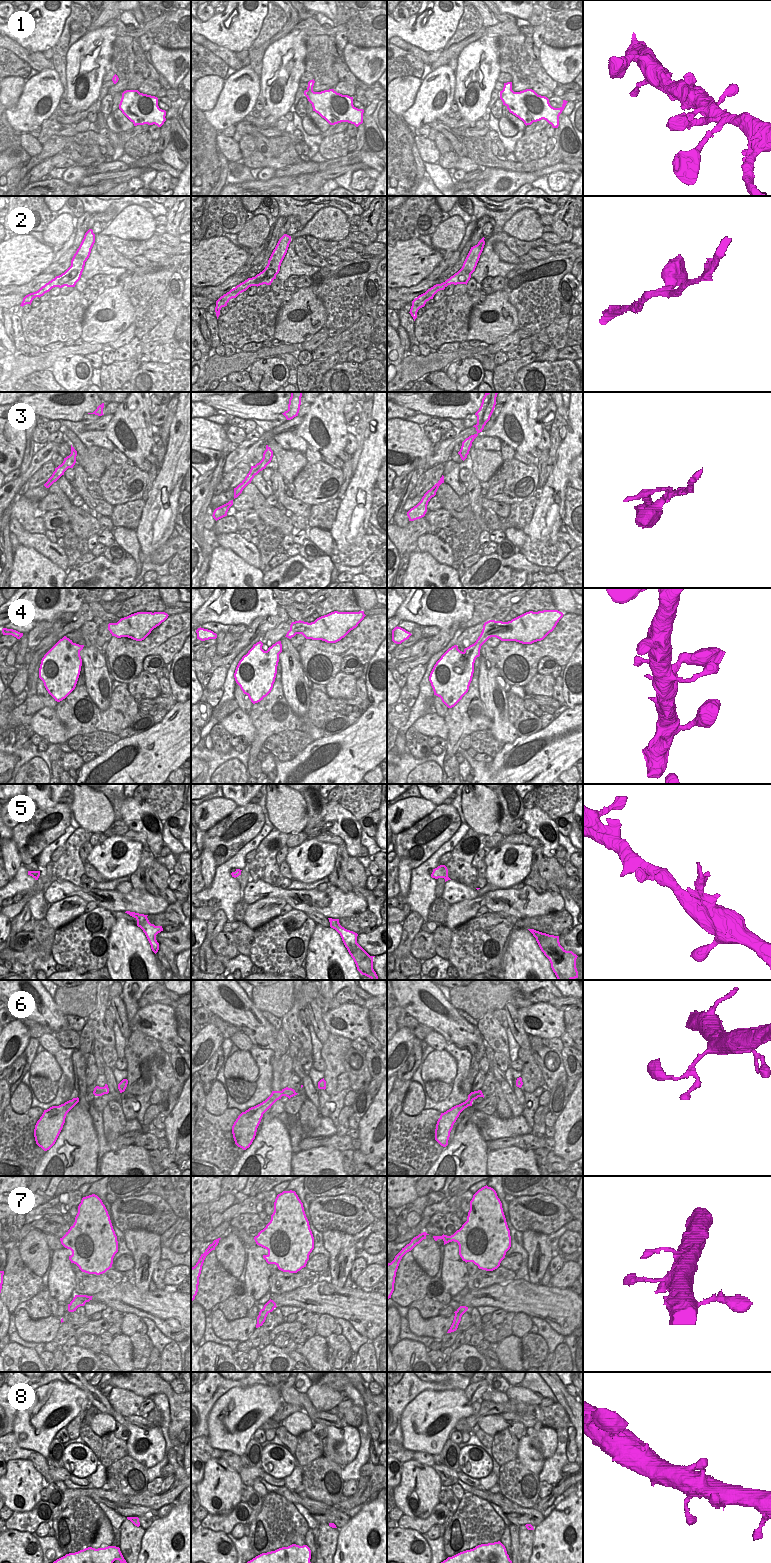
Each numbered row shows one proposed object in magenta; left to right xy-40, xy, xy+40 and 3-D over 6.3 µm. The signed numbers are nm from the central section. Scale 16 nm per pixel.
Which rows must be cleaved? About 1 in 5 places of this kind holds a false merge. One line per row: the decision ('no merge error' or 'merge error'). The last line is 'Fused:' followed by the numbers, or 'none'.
1: no merge error
2: no merge error
3: no merge error
4: no merge error
5: no merge error
6: no merge error
7: no merge error
8: no merge error
Fused: none

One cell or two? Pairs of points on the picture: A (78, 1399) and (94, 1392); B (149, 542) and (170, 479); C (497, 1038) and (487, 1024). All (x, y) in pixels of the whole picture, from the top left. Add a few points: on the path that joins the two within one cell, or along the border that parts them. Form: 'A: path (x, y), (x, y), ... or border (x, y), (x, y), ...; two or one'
A: border (68, 1382), (79, 1387), (89, 1402); two
B: path (156, 526), (163, 494); one
C: path (494, 1035), (488, 1027); one

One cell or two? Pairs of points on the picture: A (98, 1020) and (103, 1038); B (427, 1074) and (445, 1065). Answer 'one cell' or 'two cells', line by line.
A: one cell
B: one cell

